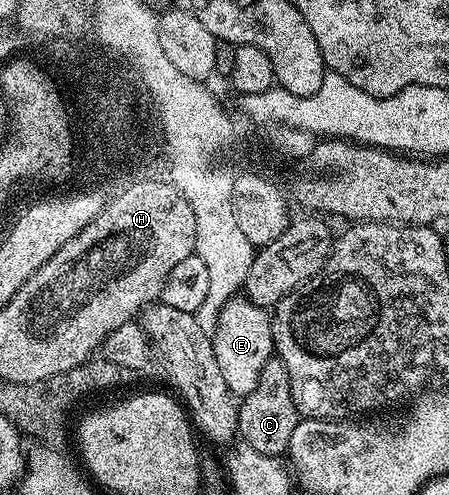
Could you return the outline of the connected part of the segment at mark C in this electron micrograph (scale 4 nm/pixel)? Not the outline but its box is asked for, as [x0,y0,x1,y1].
[237,357,301,458]

